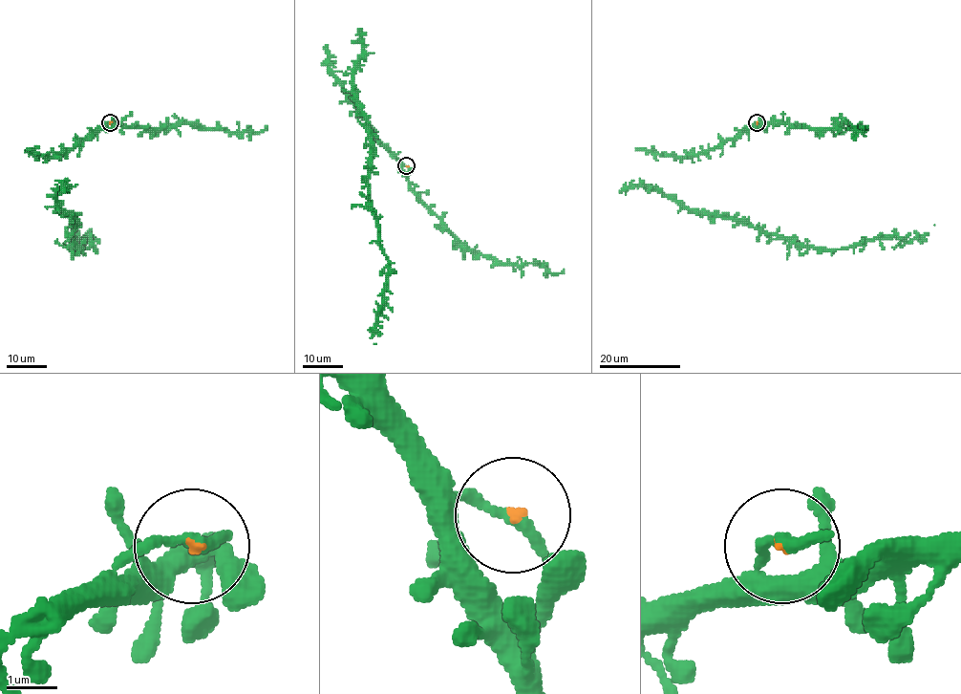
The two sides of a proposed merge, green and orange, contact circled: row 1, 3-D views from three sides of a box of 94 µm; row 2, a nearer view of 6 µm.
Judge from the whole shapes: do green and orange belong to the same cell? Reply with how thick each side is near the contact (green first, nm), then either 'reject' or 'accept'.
calibres 280 and 70 nm; accept

